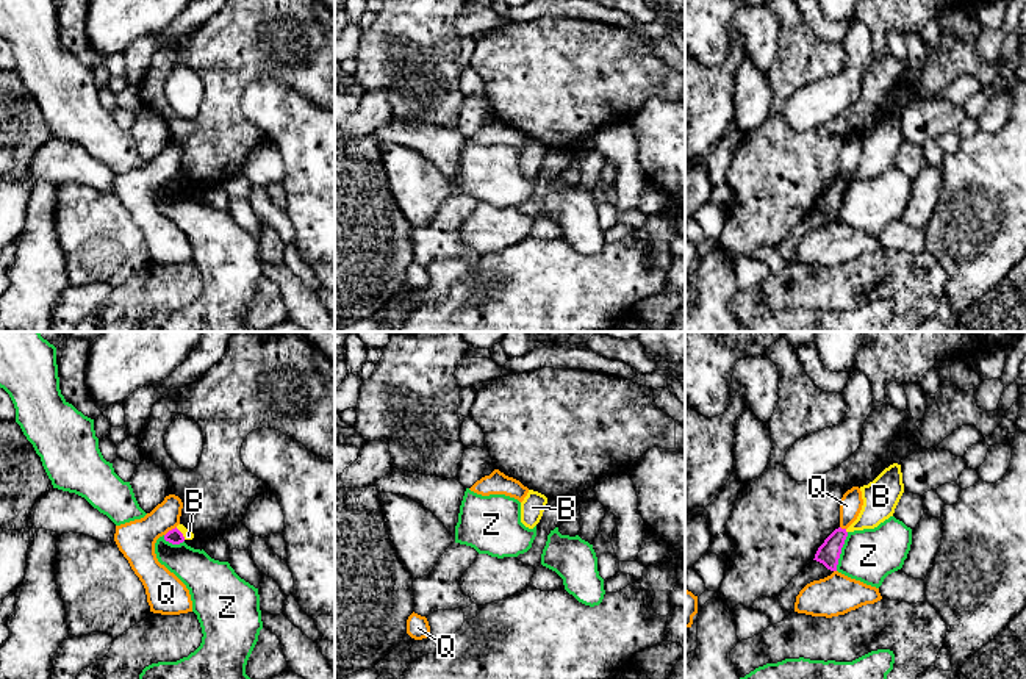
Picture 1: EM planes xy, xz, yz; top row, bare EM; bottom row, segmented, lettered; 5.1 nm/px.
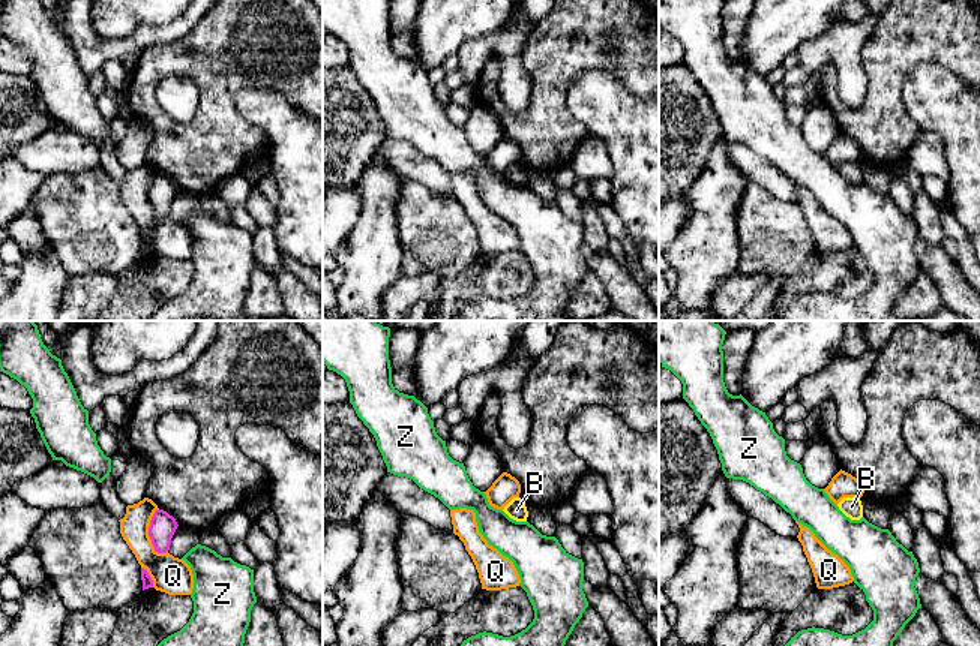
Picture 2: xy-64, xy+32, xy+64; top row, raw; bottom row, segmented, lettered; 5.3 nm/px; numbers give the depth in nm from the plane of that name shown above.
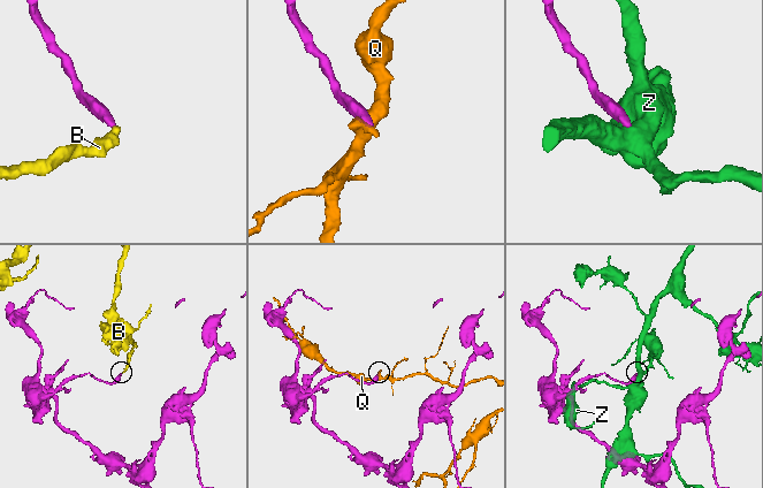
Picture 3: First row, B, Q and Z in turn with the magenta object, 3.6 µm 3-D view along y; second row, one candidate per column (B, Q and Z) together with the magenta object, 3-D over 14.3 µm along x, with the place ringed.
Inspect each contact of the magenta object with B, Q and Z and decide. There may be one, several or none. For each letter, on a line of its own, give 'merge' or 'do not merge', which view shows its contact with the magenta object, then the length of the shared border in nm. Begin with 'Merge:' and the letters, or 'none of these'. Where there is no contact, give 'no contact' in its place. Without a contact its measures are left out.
Merge: none of these
B: do not merge; contact in yz; length 30 nm
Q: do not merge; contact in xy; length 80 nm
Z: do not merge; contact in yz; length 220 nm

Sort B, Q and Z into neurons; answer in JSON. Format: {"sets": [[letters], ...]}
{"sets": [["B"], ["Q"], ["Z"]]}

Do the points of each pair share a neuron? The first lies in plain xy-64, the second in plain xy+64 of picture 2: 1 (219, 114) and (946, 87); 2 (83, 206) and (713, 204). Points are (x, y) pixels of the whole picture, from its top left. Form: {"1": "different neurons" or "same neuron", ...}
{"1": "different neurons", "2": "different neurons"}

